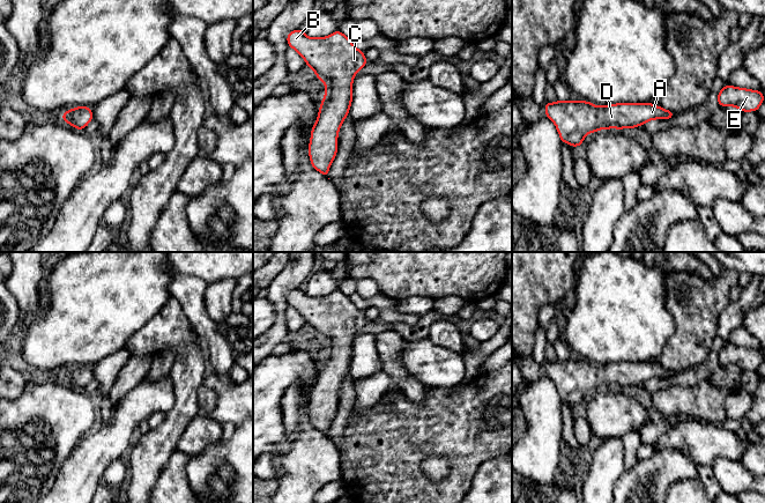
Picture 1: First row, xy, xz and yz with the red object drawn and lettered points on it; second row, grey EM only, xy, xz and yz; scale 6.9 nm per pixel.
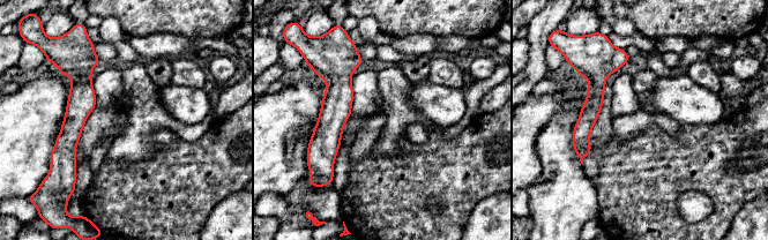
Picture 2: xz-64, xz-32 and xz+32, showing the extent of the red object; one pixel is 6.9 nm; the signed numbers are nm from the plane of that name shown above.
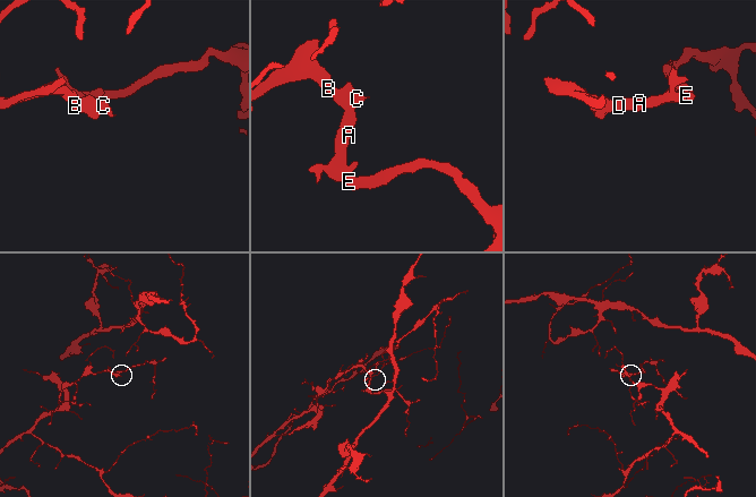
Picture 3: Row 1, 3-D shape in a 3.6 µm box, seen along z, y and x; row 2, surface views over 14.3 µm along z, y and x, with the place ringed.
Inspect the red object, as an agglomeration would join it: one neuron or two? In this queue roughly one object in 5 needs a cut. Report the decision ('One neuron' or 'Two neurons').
One neuron

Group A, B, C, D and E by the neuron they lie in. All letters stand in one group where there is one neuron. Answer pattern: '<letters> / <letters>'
A B C D E

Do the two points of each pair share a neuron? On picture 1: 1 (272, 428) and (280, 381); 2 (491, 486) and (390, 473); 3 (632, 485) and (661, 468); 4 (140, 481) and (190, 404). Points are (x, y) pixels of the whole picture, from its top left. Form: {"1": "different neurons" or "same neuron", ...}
{"1": "same neuron", "2": "different neurons", "3": "same neuron", "4": "same neuron"}

